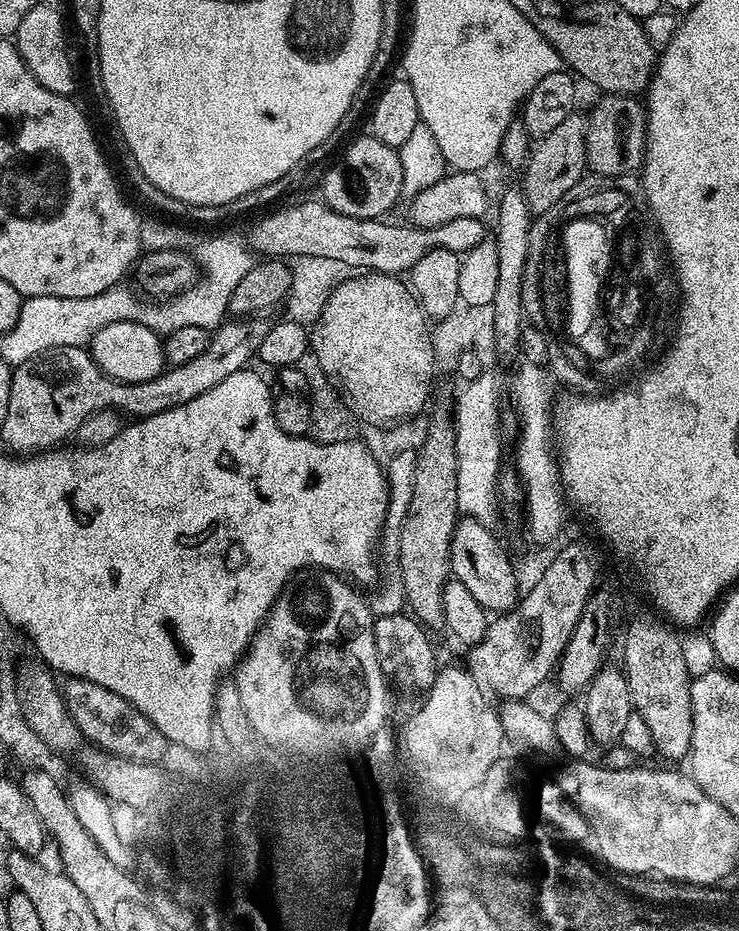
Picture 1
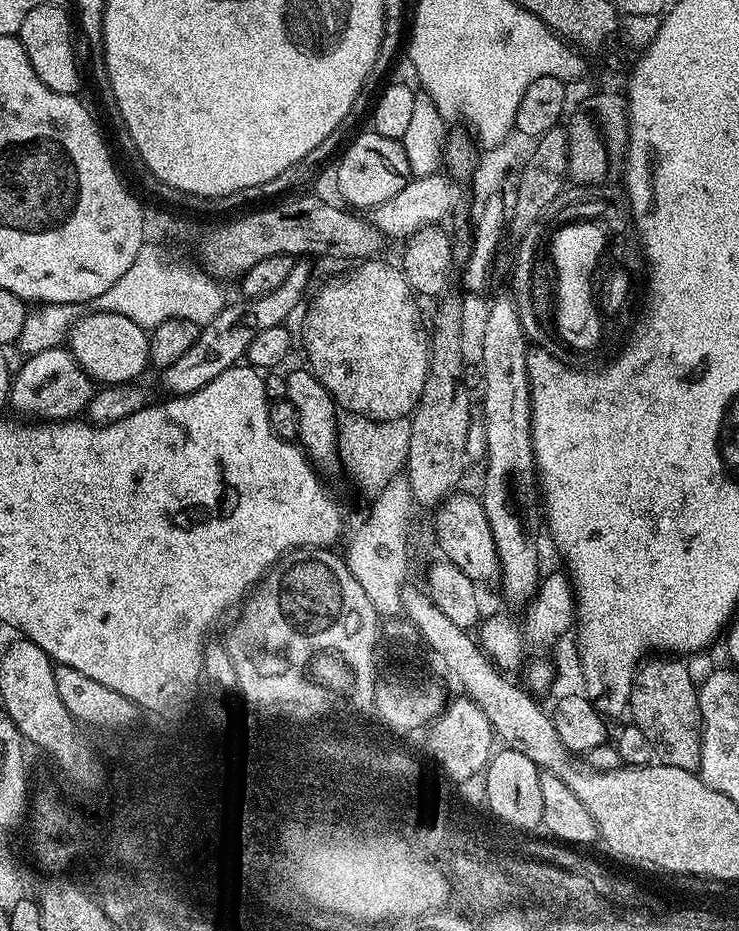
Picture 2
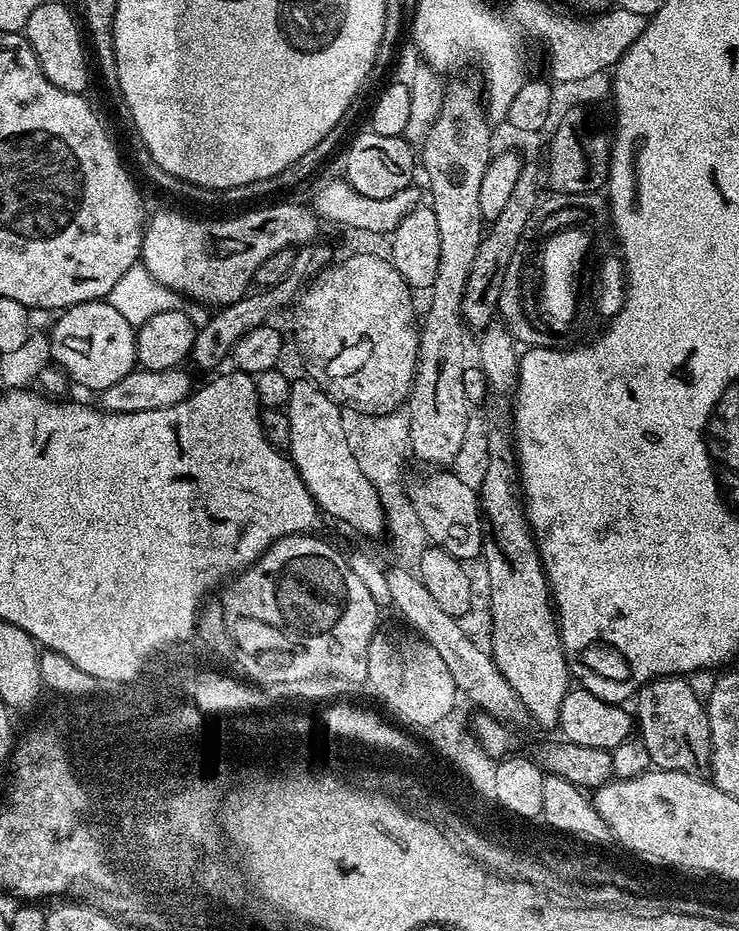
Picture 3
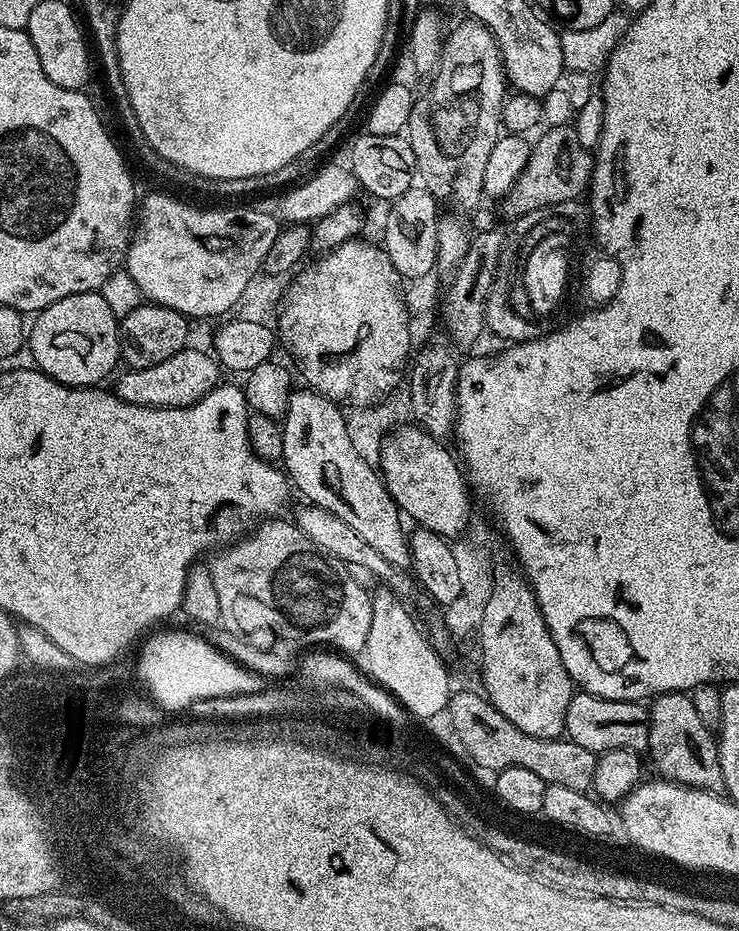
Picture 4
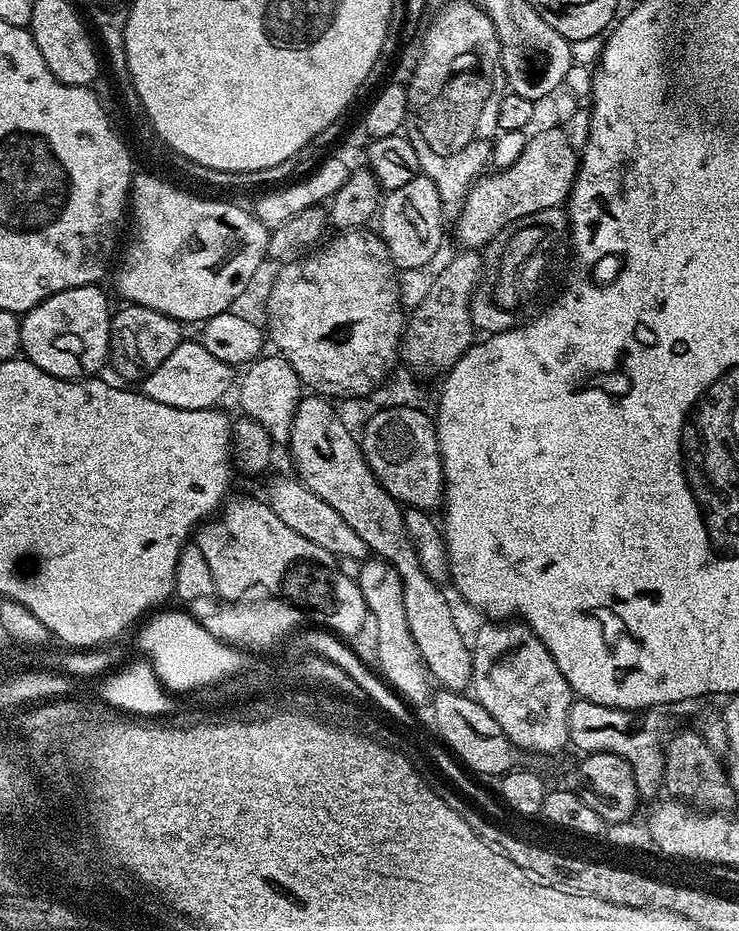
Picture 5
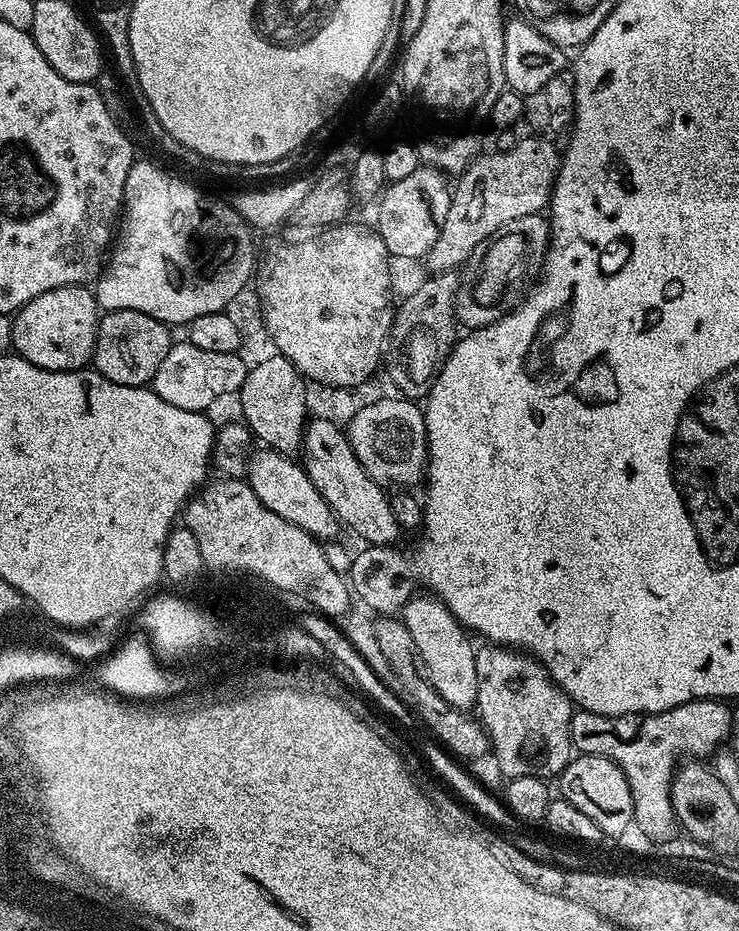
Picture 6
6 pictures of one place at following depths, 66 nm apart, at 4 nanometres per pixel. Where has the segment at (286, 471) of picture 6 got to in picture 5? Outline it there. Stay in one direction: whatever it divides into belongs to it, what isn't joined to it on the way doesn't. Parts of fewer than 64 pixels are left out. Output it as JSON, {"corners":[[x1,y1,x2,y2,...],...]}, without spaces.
{"corners":[[295,475,274,477,268,484,266,503,274,514,278,514,278,518,282,518,282,522,286,522,286,526,290,526,290,530,302,534,302,538,310,538,314,546,322,546,322,550,332,556,360,562,369,555,366,542,362,542,362,538,346,526,342,514,338,514,338,510,333,510,327,502,322,502,322,498,318,498,318,494,311,492]]}

